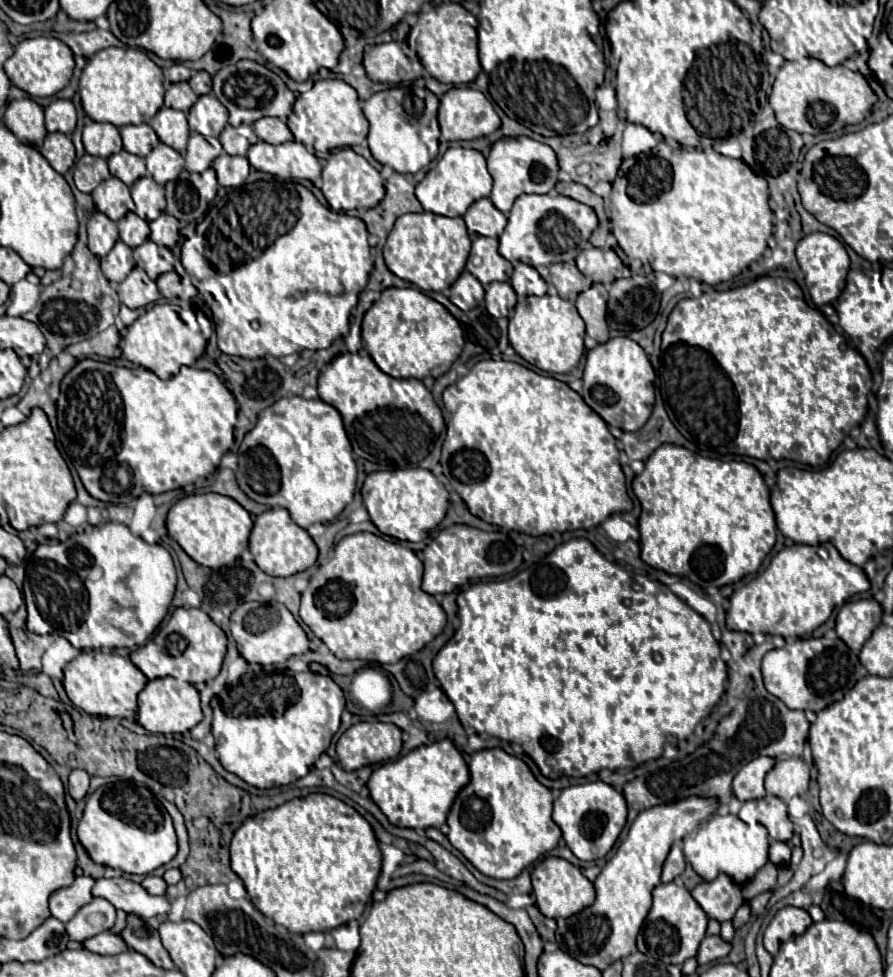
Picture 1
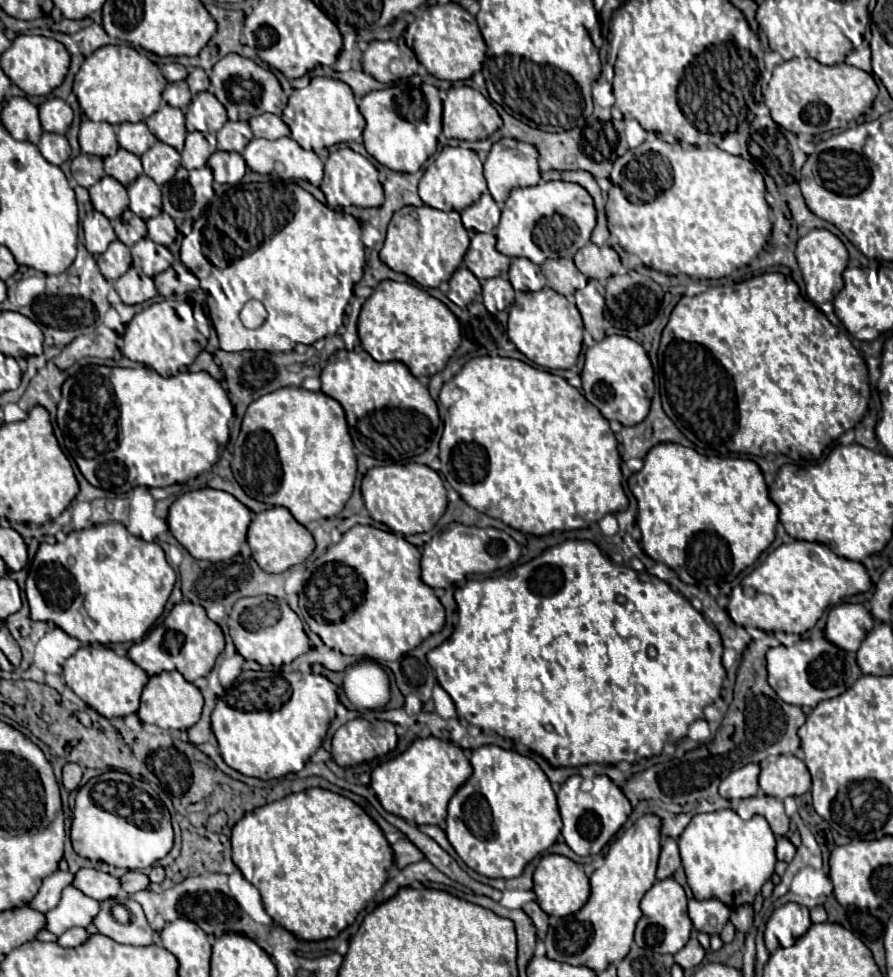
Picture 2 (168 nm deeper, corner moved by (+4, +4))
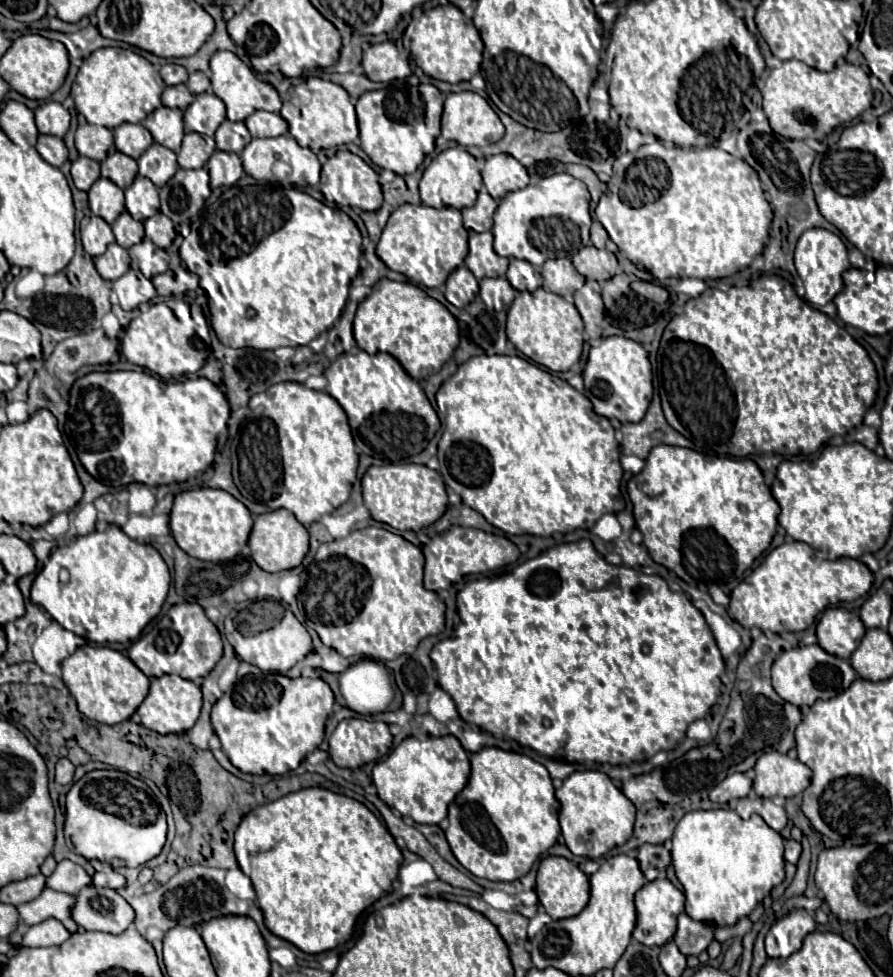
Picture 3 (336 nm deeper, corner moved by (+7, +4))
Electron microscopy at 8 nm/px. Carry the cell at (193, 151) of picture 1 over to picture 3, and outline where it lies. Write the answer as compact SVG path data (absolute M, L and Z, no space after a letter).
M186 133L182 141L182 149L178 153L178 165L182 169L204 167L215 150L214 137L202 136L199 133Z

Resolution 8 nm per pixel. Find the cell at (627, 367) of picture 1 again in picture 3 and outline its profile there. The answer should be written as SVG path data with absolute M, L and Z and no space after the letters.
M606 337L598 347L590 349L584 367L584 395L592 401L594 411L602 417L616 417L620 423L636 423L644 417L652 399L652 367L644 347L626 337Z

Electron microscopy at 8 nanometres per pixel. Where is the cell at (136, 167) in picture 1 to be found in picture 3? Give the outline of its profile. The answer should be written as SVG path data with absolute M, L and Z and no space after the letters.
M114 151L112 155L108 155L108 159L104 159L100 165L102 165L102 177L114 181L120 189L130 187L138 175L136 161L120 151Z

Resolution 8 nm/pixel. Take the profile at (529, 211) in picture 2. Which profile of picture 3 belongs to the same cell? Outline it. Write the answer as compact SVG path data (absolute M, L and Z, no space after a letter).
M568 173L541 178L520 191L508 193L494 213L494 251L502 257L516 257L542 265L546 259L570 257L572 251L590 243L590 195L584 183Z

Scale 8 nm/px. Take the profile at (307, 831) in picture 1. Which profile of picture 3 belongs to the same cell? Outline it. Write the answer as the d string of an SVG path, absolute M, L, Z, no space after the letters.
M322 787L288 793L250 811L236 829L234 851L240 869L254 885L266 927L312 955L330 951L352 937L360 913L390 891L404 861L392 833L366 805Z

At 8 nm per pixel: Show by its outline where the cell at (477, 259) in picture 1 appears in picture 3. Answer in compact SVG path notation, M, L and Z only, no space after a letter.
M470 233L470 253L466 257L466 267L480 281L484 277L504 277L508 269L508 259L496 255L492 249L492 233Z

